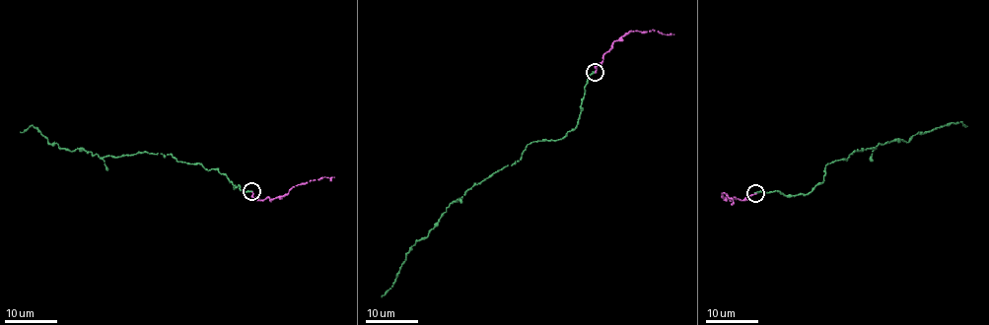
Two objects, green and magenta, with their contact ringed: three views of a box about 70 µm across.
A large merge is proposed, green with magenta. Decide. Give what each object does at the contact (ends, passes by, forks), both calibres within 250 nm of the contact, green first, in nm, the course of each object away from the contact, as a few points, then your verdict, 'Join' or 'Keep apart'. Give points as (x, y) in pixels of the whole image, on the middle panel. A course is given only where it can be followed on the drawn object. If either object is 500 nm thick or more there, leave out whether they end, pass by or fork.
At the ring green ends. At the ring magenta ends. Thickness 180 nm (green) against 180 nm. Course of green: (595, 70), (587, 78), (576, 128), (557, 140), (530, 142), (520, 159), (450, 204), (406, 254), (382, 296). Course of magenta: (595, 72), (603, 54), (625, 34), (635, 31), (653, 30), (674, 34). Join

